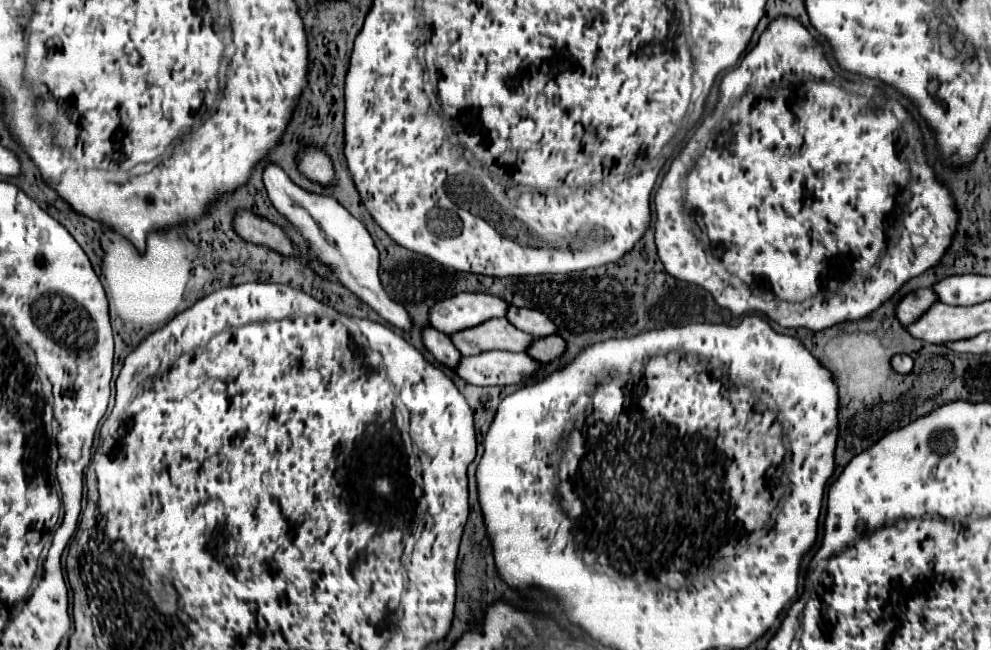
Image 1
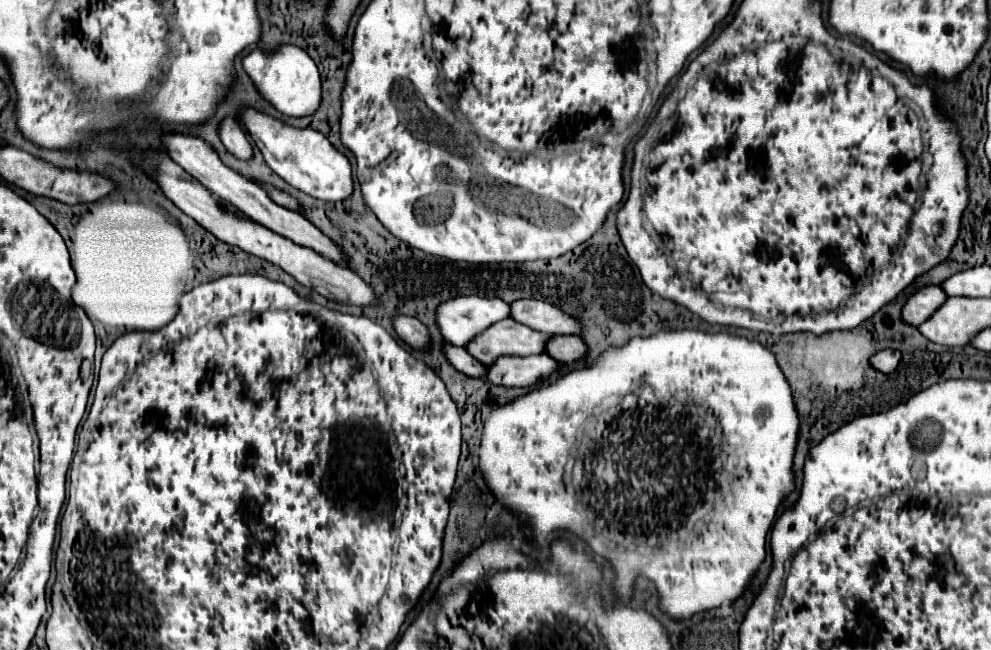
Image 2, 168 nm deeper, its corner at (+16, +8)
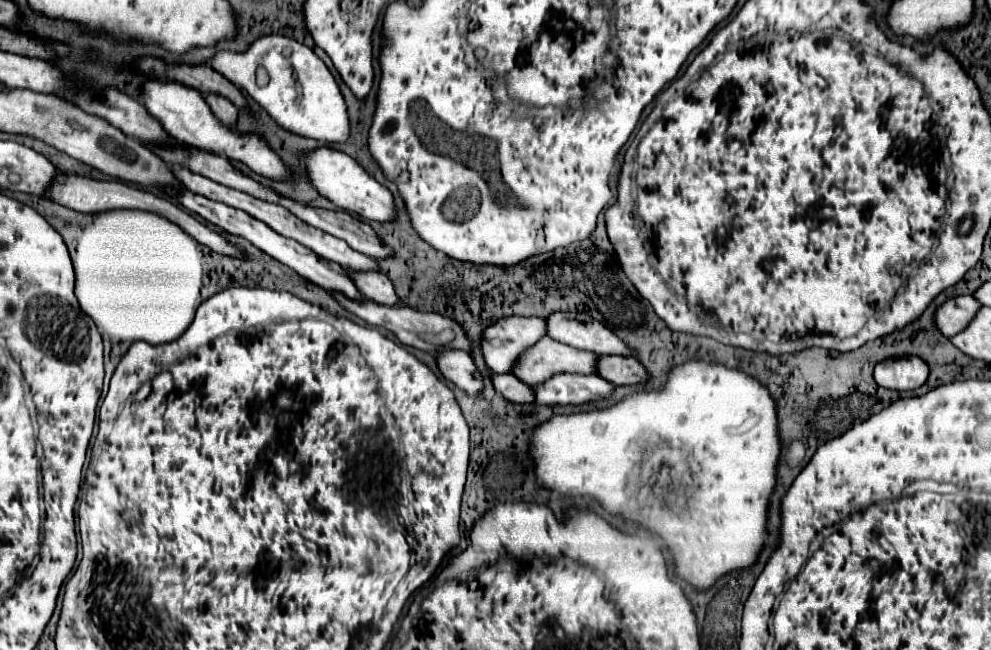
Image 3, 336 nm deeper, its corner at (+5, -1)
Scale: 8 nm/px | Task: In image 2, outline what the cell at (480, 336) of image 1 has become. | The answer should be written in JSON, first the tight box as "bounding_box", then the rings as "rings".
{"bounding_box":[466,319,548,365],"rings":[[[504,319],[480,333],[466,347],[466,351],[474,355],[480,363],[494,365],[494,361],[504,355],[540,355],[544,353],[544,341],[548,341],[548,335],[534,331],[514,319]]]}

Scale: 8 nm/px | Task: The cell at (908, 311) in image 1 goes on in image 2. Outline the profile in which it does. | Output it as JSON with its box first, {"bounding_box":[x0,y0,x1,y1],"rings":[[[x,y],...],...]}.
{"bounding_box":[902,285,948,327],"rings":[[[928,285],[906,301],[902,309],[902,319],[908,325],[918,327],[928,321],[928,317],[932,317],[932,313],[936,313],[936,309],[940,309],[946,299],[948,295],[944,293],[944,289],[940,289],[938,285]]]}

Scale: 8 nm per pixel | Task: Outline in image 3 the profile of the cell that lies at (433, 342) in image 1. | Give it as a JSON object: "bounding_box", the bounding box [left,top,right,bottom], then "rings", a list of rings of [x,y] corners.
{"bounding_box":[491,374,533,402],"rings":[[[491,374],[493,388],[511,402],[533,402],[531,388],[519,382],[513,374]]]}

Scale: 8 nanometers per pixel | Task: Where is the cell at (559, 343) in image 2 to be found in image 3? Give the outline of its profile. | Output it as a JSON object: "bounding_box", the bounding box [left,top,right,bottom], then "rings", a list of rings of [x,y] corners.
{"bounding_box":[597,356,647,384],"rings":[[[599,356],[597,376],[611,384],[637,384],[647,380],[647,372],[631,356]]]}

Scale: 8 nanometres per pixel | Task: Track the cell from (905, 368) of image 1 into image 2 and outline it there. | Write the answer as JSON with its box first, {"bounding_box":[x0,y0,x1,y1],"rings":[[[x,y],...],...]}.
{"bounding_box":[870,349,902,373],"rings":[[[884,349],[884,351],[878,351],[876,355],[870,357],[870,365],[880,371],[880,373],[894,373],[898,363],[900,363],[900,357],[902,353],[900,351],[892,351],[892,349]]]}

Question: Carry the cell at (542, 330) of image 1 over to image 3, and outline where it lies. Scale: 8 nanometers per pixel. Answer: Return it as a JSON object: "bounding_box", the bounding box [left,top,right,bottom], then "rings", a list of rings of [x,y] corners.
{"bounding_box":[545,312,629,356],"rings":[[[553,312],[545,318],[545,330],[549,338],[579,350],[589,350],[597,356],[601,354],[629,356],[629,350],[623,346],[623,342],[607,326],[603,326],[589,314]]]}

